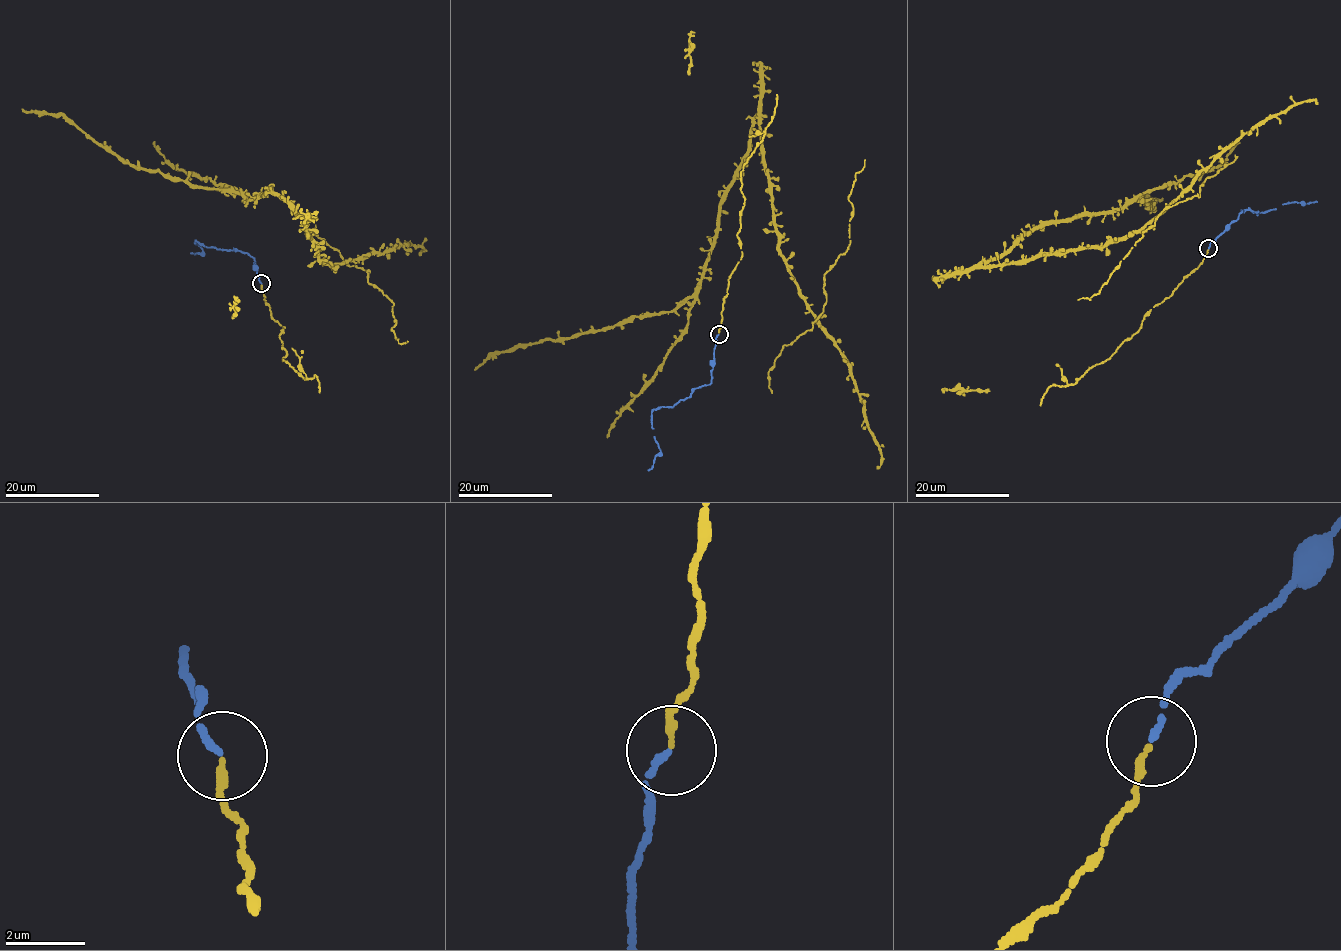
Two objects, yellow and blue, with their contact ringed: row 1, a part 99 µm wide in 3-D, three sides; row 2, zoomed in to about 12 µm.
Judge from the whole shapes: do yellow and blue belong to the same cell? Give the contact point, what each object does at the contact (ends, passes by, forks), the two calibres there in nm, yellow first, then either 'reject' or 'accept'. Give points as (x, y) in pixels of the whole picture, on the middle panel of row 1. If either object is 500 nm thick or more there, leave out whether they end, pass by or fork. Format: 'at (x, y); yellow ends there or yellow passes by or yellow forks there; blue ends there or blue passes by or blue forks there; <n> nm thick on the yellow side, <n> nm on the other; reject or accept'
at (719, 334); yellow ends there; blue ends there; 180 nm thick on the yellow side, 150 nm on the other; accept

